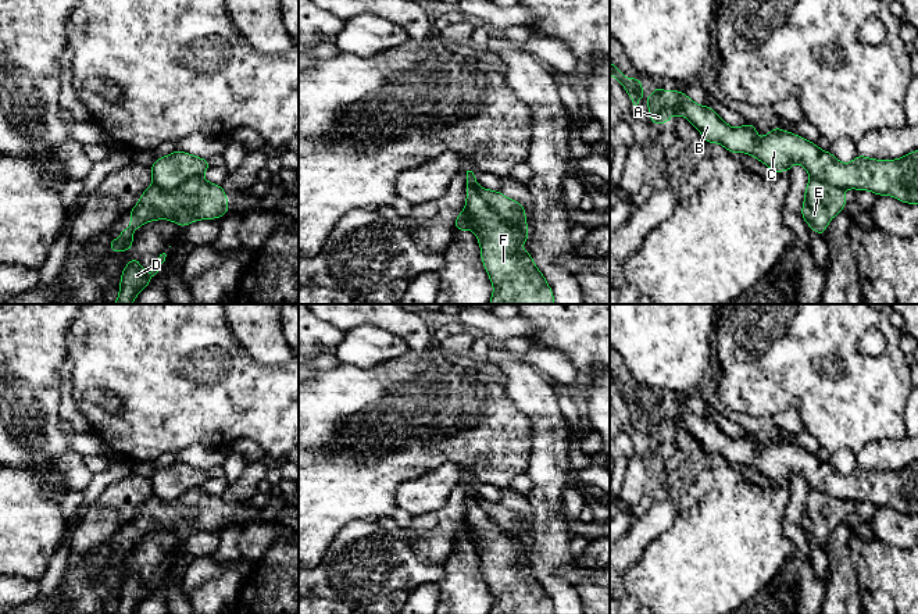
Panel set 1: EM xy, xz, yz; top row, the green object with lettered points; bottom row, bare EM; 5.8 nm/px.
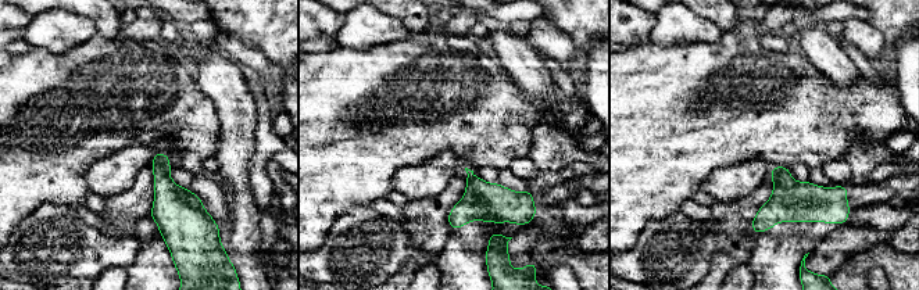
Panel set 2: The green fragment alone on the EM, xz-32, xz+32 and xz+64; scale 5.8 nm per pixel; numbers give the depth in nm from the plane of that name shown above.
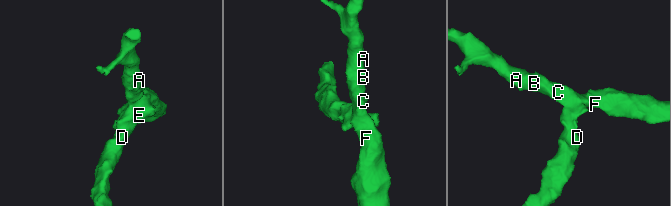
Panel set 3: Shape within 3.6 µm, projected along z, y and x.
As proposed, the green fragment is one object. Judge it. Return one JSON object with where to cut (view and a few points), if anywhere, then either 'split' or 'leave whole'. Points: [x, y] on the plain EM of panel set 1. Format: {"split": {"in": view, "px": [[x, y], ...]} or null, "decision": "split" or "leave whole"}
{"split": {"in": "xz", "px": [[479, 498], [482, 510], [500, 528], [527, 539]]}, "decision": "split"}

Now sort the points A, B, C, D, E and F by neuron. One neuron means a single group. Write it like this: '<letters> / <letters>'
A B C F / D E

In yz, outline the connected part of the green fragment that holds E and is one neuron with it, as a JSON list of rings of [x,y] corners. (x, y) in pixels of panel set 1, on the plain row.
[[[810,489],[800,524],[811,542],[824,547],[829,532],[843,522],[846,515],[847,511],[842,500]]]

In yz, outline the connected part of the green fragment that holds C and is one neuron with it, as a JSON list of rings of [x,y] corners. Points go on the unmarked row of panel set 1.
[[[656,396],[647,408],[647,417],[656,438],[683,426],[707,454],[722,456],[729,465],[746,464],[772,483],[789,483],[792,476],[799,474],[810,489],[842,501],[869,501],[878,507],[893,507],[899,513],[918,515],[918,461],[896,471],[875,471],[857,465],[851,474],[844,475],[814,453],[779,438],[761,450],[754,435],[746,433],[740,439],[732,439],[711,418],[696,415],[678,400],[665,403]]]

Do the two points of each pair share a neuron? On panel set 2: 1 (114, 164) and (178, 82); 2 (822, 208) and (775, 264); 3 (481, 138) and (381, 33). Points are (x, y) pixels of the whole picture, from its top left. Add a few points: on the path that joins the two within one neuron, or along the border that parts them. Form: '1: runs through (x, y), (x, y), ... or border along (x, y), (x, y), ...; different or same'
1: border along (156, 151), (146, 146), (129, 144), (97, 161); different
2: runs through (808, 222), (780, 250); same
3: border along (410, 33), (400, 40), (357, 49); different

